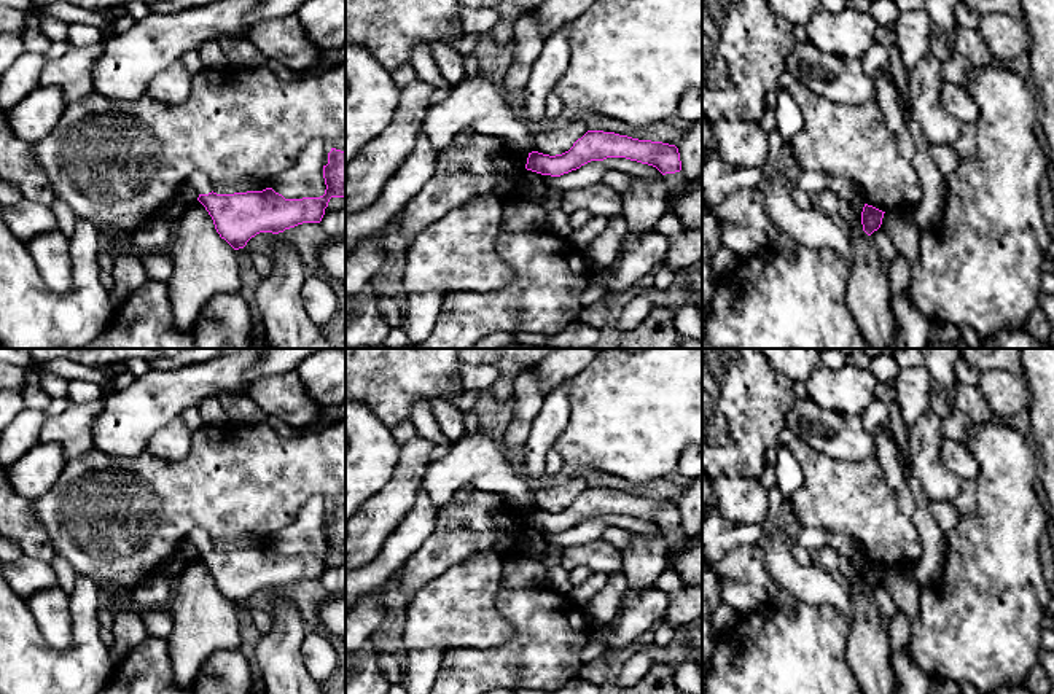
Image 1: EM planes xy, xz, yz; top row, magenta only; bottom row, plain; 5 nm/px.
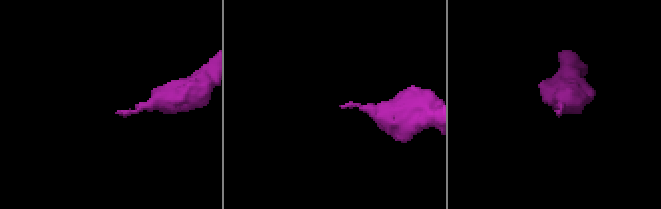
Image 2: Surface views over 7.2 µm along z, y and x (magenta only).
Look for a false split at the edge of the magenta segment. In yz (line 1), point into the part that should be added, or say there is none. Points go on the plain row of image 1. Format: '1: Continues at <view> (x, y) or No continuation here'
1: No continuation here

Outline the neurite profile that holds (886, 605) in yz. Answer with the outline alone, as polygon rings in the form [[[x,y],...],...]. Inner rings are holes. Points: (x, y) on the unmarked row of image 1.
[[[879,584],[877,587],[871,591],[871,597],[874,603],[877,605],[880,616],[890,619],[896,614],[898,608],[890,592],[882,584]]]

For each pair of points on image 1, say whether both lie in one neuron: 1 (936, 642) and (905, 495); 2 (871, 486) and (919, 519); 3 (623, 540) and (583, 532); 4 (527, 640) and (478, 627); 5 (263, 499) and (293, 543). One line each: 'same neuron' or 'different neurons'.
1: different neurons
2: different neurons
3: different neurons
4: different neurons
5: different neurons

